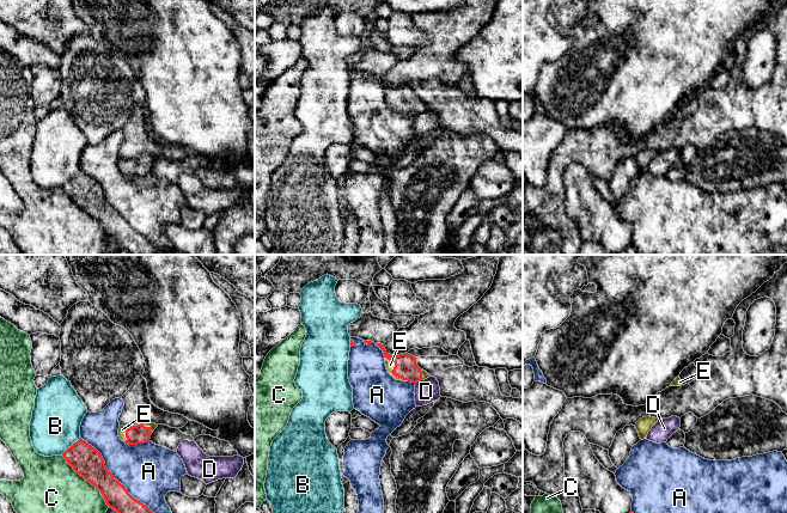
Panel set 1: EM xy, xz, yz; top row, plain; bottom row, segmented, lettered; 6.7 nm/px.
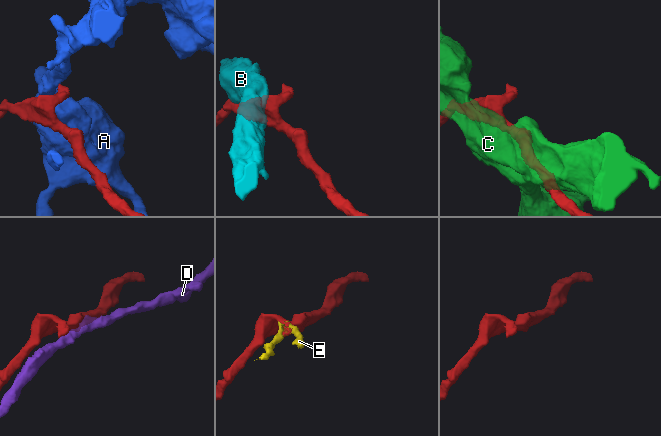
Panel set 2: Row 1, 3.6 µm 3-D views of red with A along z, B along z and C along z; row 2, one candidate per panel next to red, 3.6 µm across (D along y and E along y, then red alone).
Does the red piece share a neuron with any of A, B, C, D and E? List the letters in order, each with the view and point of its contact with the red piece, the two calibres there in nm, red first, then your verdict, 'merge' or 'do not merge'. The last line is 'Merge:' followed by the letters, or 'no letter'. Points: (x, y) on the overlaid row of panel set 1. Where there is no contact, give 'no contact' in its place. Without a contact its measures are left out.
A: xy (113, 476) | 200/380 nm | do not merge
B: xy (72, 445) | 200/340 nm | do not merge
C: xy (87, 481) | 200/360 nm | do not merge
D: xz (419, 380) | 160/160 nm | do not merge
E: xz (391, 372) | 160/60 nm | merge
Merge: E

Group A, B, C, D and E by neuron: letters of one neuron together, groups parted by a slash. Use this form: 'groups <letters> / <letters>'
groups A / B / C / D / E

